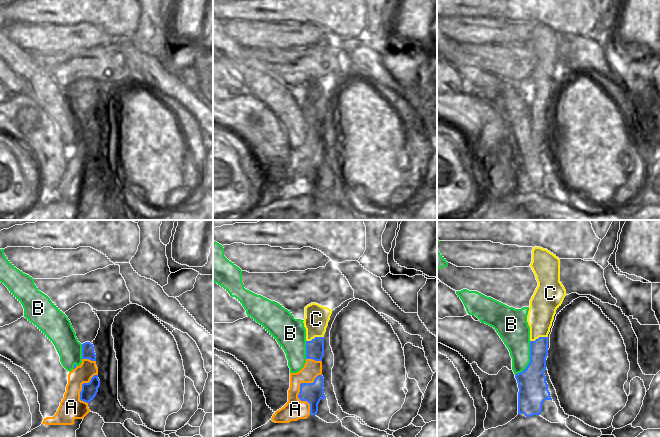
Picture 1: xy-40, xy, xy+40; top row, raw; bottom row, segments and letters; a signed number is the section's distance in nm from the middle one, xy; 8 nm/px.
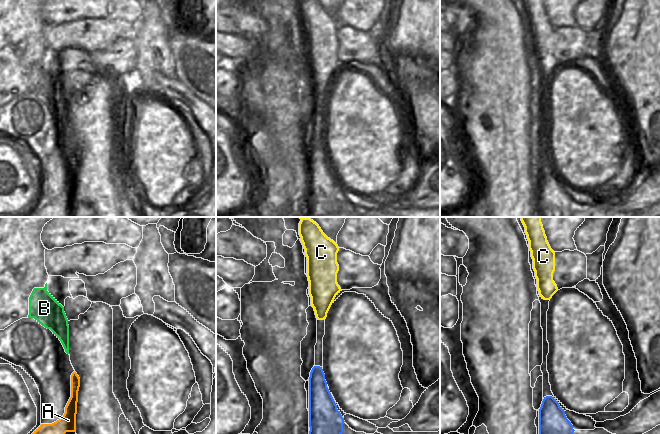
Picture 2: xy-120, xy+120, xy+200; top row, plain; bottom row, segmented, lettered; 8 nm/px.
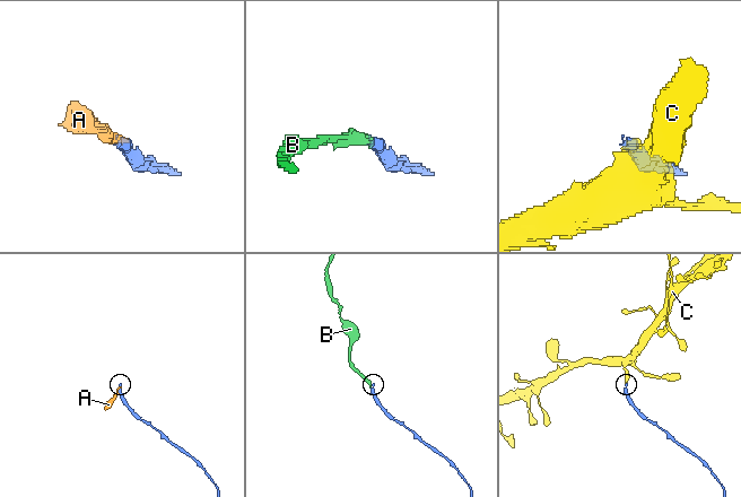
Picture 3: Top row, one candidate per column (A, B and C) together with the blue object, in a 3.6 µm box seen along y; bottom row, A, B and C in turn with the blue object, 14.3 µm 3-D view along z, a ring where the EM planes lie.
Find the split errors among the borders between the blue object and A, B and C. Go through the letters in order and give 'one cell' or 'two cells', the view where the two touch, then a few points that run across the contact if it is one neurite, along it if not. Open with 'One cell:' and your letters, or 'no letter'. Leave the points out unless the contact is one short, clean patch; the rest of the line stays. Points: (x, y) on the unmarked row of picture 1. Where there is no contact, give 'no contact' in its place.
One cell: B
A: two cells | xy | xy (321, 150), (300, 160), (298, 173), (309, 180), (309, 190)
B: one cell | xy+40 | xy+40 (533, 165), (530, 153), (530, 135), (522, 127), (515, 108)
C: two cells | xy | xy (323, 112), (315, 112), (306, 117)

